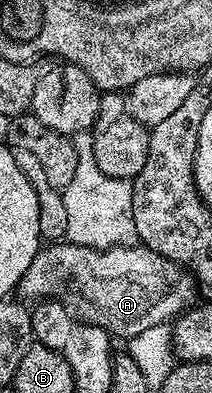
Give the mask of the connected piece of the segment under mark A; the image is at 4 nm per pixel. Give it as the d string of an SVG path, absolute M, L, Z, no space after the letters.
M69 241L51 242L28 265L17 294L26 301L56 299L85 323L103 327L111 336L139 335L144 329L173 320L187 310L196 299L196 280L177 258L169 259L150 247L138 246L97 251L95 247Z

